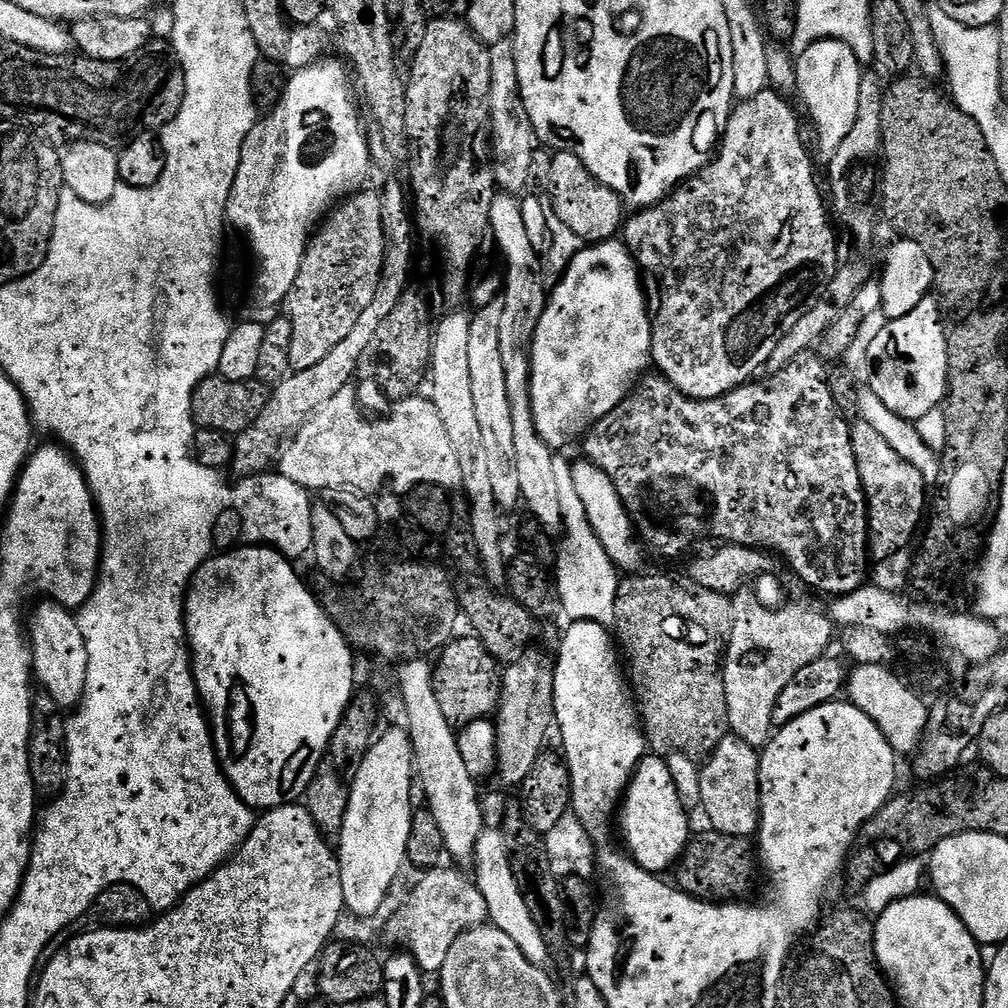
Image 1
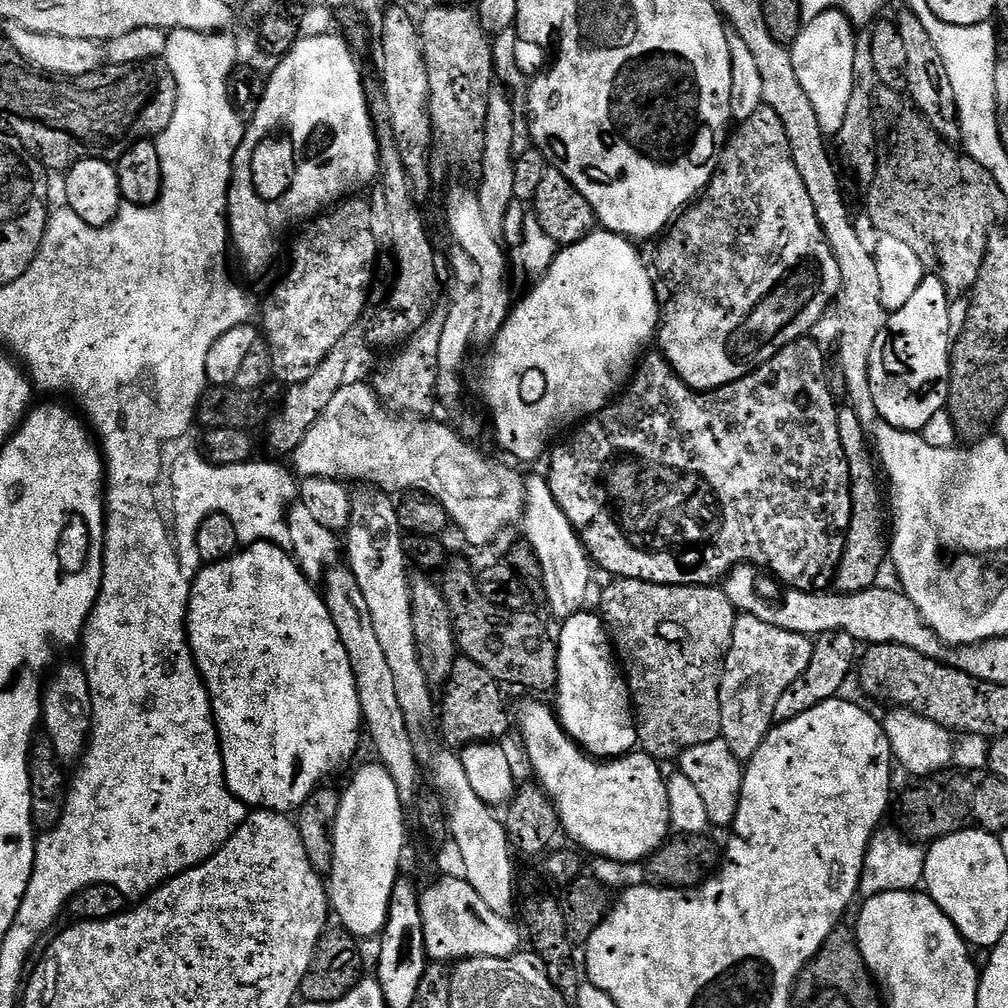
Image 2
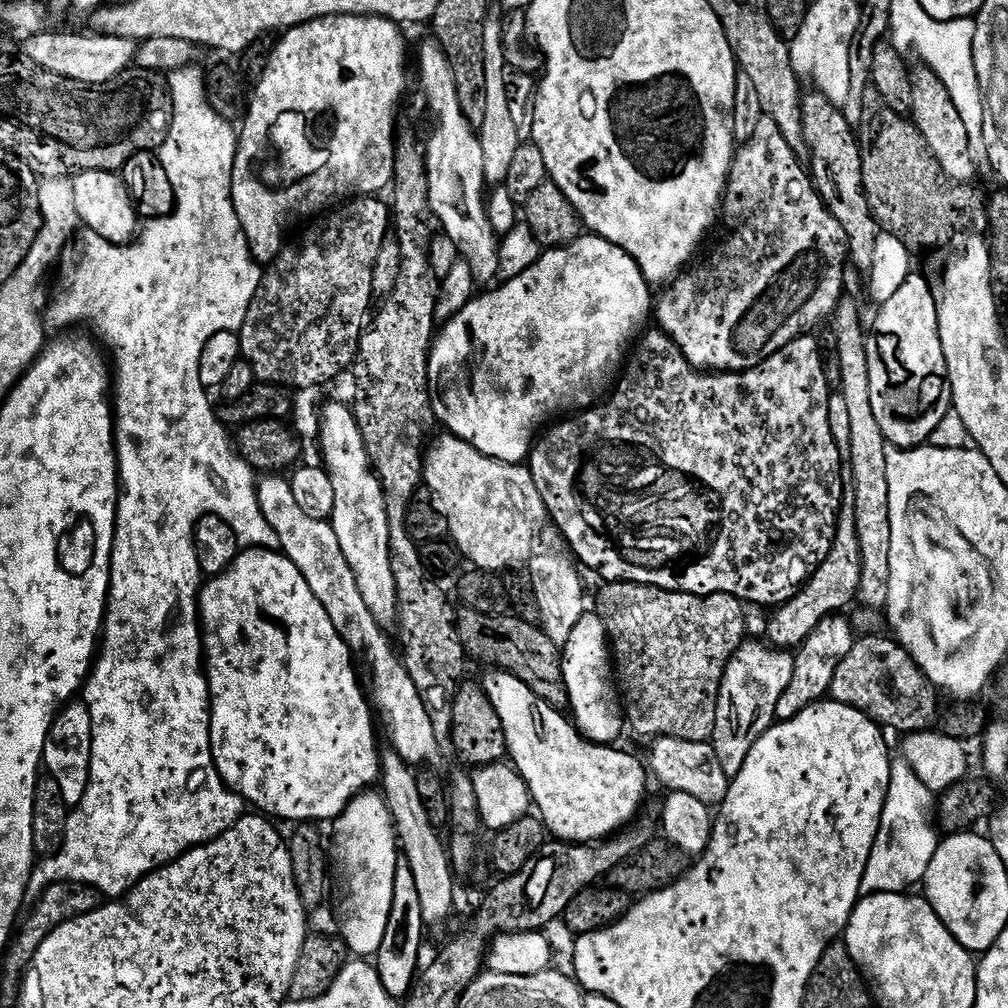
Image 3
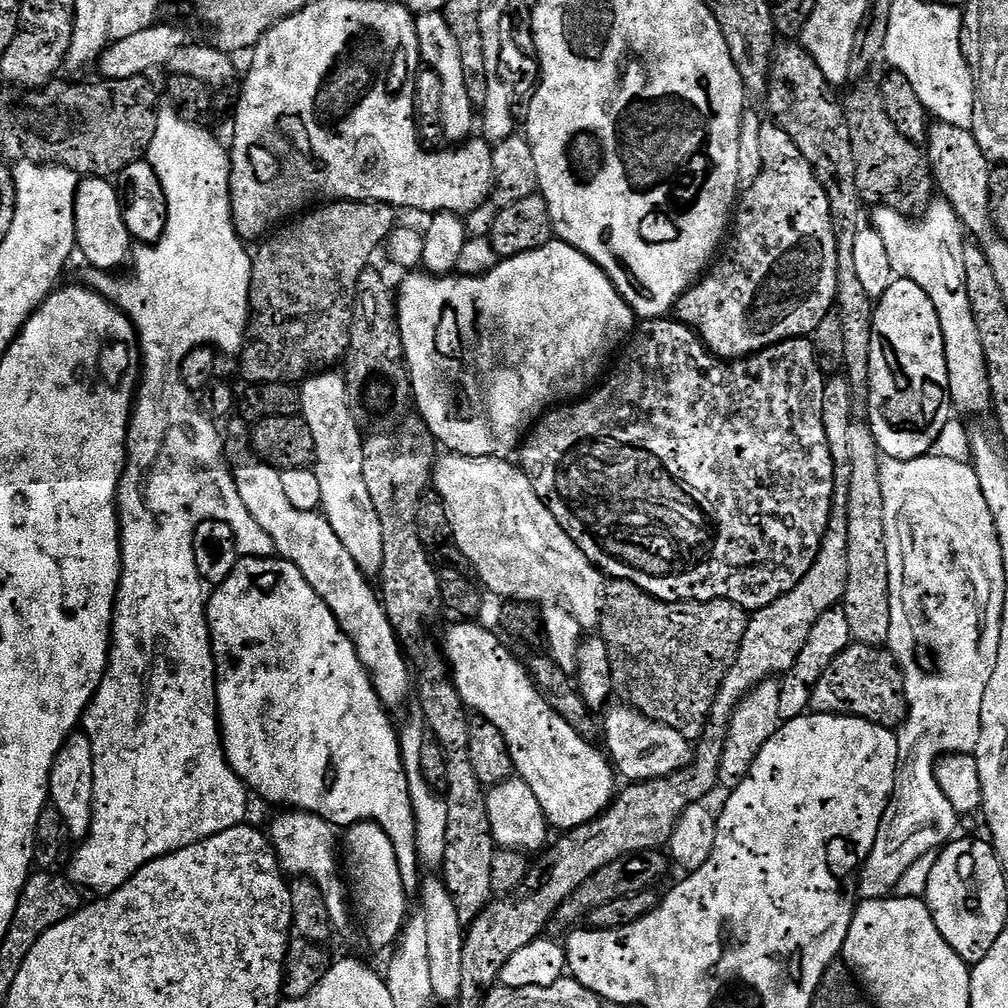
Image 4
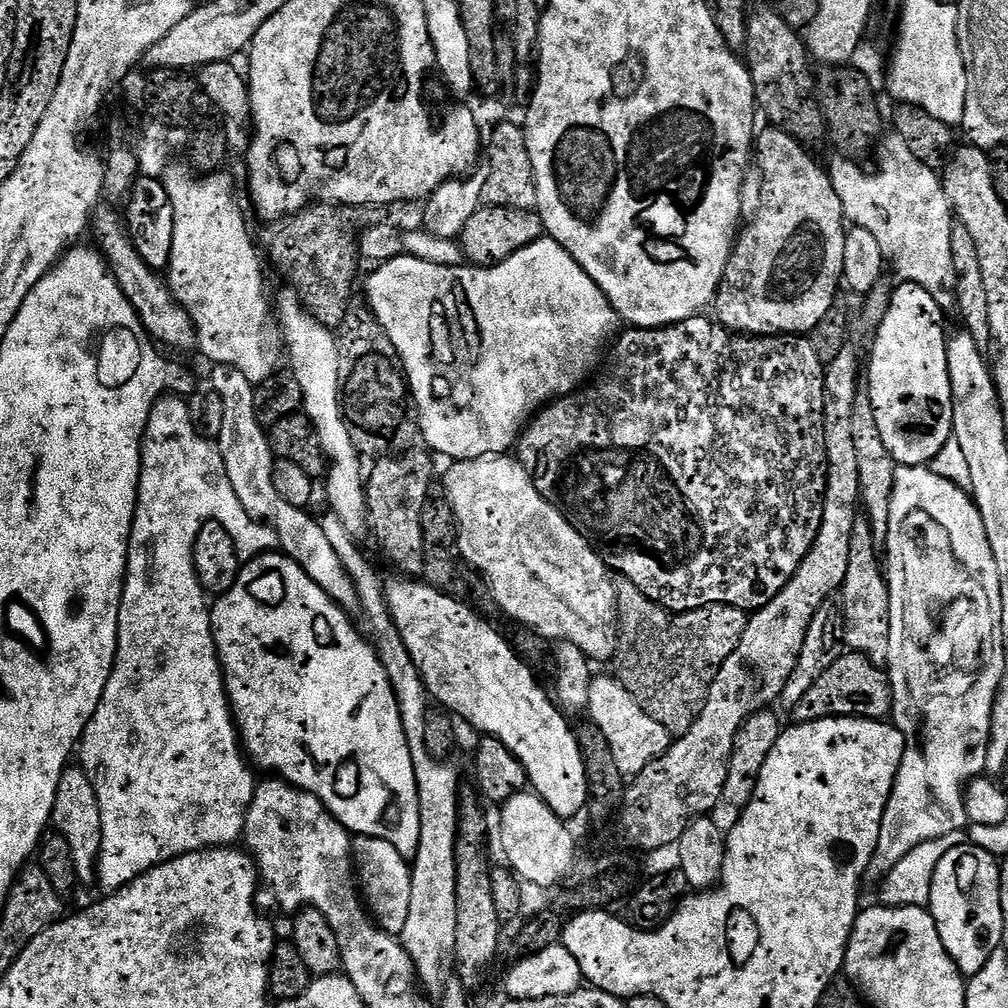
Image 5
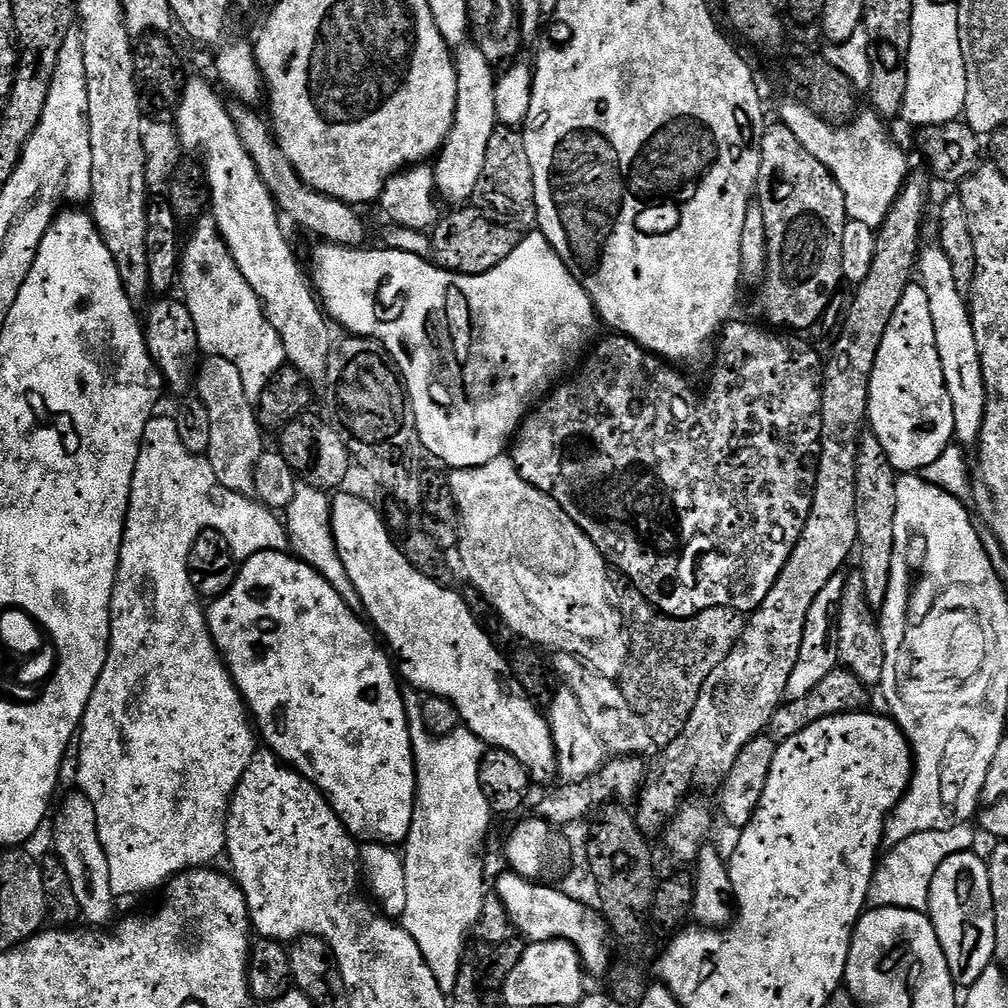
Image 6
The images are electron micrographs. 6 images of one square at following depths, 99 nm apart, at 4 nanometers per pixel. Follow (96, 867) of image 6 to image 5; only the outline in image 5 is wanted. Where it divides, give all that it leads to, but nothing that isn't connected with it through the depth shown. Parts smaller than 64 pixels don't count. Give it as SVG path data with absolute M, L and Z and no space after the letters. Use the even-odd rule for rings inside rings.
M68 766L60 775L50 824L62 834L62 838L66 838L70 846L70 858L74 858L77 881L81 885L88 884L91 880L93 883L97 879L96 863L100 860L102 846L102 814L94 786L83 768Z

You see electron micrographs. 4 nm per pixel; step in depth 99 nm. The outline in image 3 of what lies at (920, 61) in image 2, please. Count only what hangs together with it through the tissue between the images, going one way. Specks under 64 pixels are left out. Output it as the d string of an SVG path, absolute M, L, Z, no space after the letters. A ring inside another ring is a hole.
M917 66L911 69L911 74L914 94L910 113L912 123L916 125L922 138L926 138L926 146L930 146L938 166L942 166L942 170L949 178L957 182L975 181L976 164L972 161L974 153L970 146L970 134L966 134L966 122L962 114L958 114L954 98L950 98L946 86L940 81L938 74L934 74L934 70Z

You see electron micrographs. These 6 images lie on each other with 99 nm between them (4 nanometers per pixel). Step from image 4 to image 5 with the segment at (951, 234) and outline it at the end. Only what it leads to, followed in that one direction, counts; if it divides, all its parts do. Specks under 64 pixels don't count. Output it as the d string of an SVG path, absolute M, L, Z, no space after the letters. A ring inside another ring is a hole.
M895 130L886 136L879 141L876 172L863 172L852 160L836 160L827 165L834 190L842 198L844 219L874 236L885 261L891 269L893 266L901 281L922 286L941 306L951 305L956 291L954 250L950 248L954 213L943 179L937 169L918 162L910 154Z

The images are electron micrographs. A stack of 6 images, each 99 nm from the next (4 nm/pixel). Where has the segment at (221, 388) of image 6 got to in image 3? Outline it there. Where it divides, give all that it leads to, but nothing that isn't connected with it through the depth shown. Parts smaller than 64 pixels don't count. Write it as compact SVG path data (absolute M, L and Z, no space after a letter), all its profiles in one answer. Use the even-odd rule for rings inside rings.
M268 474L261 480L264 481L261 484L259 481L255 485L256 497L266 522L270 522L270 526L278 534L279 551L287 556L290 562L294 562L294 566L298 566L302 578L306 578L306 586L310 586L310 590L314 590L314 598L318 598L318 602L322 602L322 610L326 610L326 614L330 614L330 622L334 622L340 637L348 643L353 653L360 655L361 652L364 655L364 660L368 663L369 670L372 671L370 698L375 709L378 712L380 710L384 715L384 724L388 727L389 738L392 739L391 747L407 764L436 766L442 755L442 749L438 738L434 738L434 726L430 723L430 714L426 714L426 705L422 703L422 698L418 694L418 689L414 687L410 674L406 674L406 666L393 637L392 640L388 637L389 633L376 621L374 614L370 614L370 610L366 607L366 601L363 600L362 593L358 590L358 582L354 578L354 570L350 570L350 562L346 562L346 554L342 554L342 546L338 546L338 534L334 534L329 521L309 518L298 507L292 485L283 475Z

